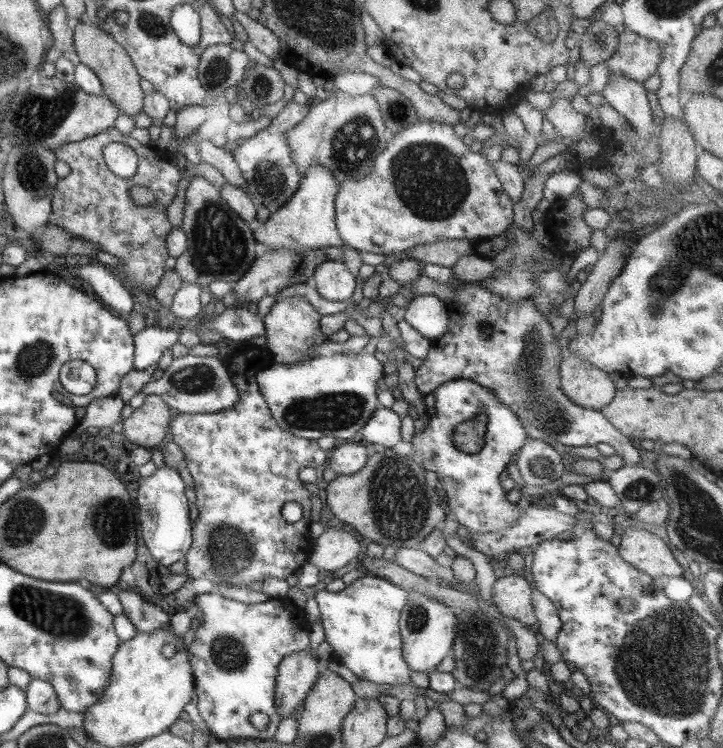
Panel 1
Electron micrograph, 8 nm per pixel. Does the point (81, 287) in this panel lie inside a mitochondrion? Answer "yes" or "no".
no

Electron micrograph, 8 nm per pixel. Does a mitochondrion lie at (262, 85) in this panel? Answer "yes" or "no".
yes

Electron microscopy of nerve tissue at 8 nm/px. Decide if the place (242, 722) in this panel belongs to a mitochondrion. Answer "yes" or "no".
no

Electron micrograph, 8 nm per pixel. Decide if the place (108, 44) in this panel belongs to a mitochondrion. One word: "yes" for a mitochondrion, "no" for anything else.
no

